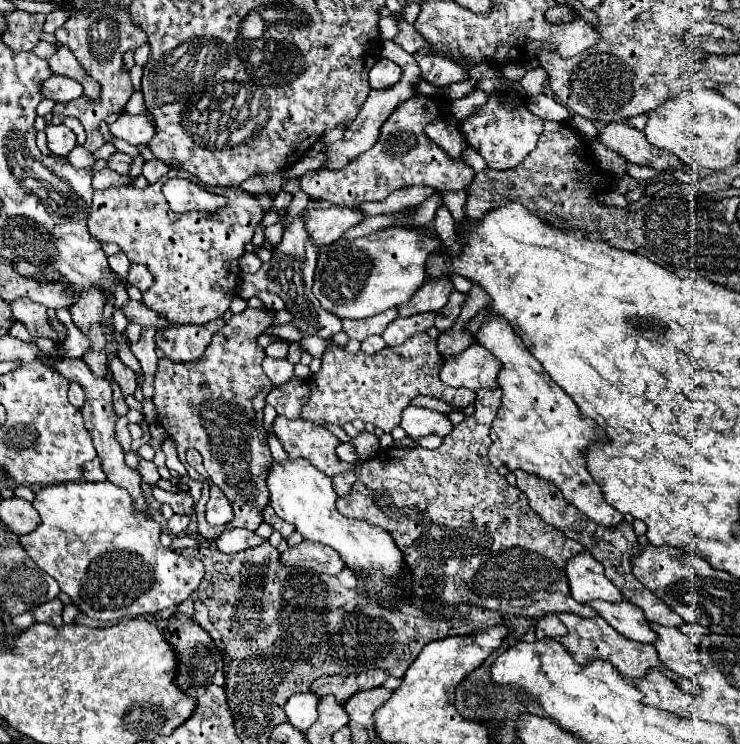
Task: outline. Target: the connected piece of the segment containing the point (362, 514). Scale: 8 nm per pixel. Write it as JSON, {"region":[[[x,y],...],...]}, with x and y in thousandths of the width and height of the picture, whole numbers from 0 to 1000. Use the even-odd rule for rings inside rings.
{"region":[[[654,523],[645,526],[641,558],[632,560],[632,563],[627,563],[622,571],[614,571],[614,574],[611,574],[611,582],[605,582],[605,585],[600,587],[597,598],[595,598],[592,603],[586,603],[586,606],[578,606],[578,603],[573,603],[573,601],[559,601],[559,603],[530,601],[530,603],[514,606],[511,612],[505,612],[500,620],[492,620],[492,622],[465,622],[462,617],[457,617],[457,612],[451,609],[451,603],[457,601],[457,587],[454,587],[451,582],[446,582],[446,579],[443,579],[441,574],[435,574],[435,571],[427,571],[427,569],[419,569],[419,566],[411,566],[411,563],[397,563],[397,566],[395,566],[395,563],[386,563],[386,560],[378,560],[378,558],[376,558],[373,566],[370,566],[370,579],[373,579],[378,595],[384,598],[384,603],[386,603],[386,609],[389,609],[392,617],[408,614],[408,617],[419,620],[430,633],[435,633],[435,636],[441,636],[441,638],[457,638],[457,636],[468,636],[468,633],[478,630],[478,636],[481,636],[481,649],[476,652],[473,665],[468,665],[465,671],[457,671],[457,679],[454,679],[457,687],[459,687],[462,692],[468,692],[468,695],[495,698],[495,700],[500,700],[500,703],[505,703],[505,706],[522,711],[522,714],[532,722],[535,733],[543,738],[543,743],[546,743],[546,749],[549,749],[549,757],[559,765],[559,778],[568,778],[568,776],[576,773],[576,770],[600,773],[600,776],[603,776],[603,784],[600,784],[600,789],[595,792],[595,794],[597,794],[597,797],[595,797],[597,810],[605,810],[605,813],[649,813],[649,816],[670,819],[670,821],[676,821],[676,824],[708,827],[708,829],[722,829],[722,832],[732,829],[735,824],[757,824],[757,821],[778,824],[778,827],[784,827],[784,829],[803,829],[803,827],[805,827],[803,819],[797,819],[795,813],[786,813],[786,810],[781,810],[781,808],[776,808],[776,805],[770,802],[768,778],[765,778],[765,767],[762,767],[765,754],[768,754],[770,749],[781,746],[781,743],[786,741],[786,733],[784,733],[781,727],[765,724],[757,714],[751,714],[749,708],[738,706],[738,703],[727,695],[727,690],[722,690],[722,687],[716,684],[711,663],[703,660],[700,655],[686,652],[684,641],[676,638],[673,630],[670,630],[668,625],[662,625],[662,617],[659,617],[662,587],[659,587],[659,582],[662,582],[662,569],[668,566],[670,555],[673,555],[676,536],[678,536],[678,528],[676,528],[673,523],[670,523],[670,526],[654,526]]]}

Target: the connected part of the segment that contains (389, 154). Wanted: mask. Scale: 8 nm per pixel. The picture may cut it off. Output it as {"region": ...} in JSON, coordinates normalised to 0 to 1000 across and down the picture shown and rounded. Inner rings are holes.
{"region":[[[562,128],[551,136],[543,136],[543,141],[538,141],[516,168],[514,187],[500,203],[489,206],[481,216],[457,230],[416,230],[405,241],[405,254],[424,267],[446,270],[454,278],[478,278],[489,270],[516,270],[530,257],[557,249],[581,249],[589,257],[632,254],[643,235],[641,227],[632,224],[632,219],[624,211],[608,211],[573,176],[578,165],[595,157],[595,130]]]}

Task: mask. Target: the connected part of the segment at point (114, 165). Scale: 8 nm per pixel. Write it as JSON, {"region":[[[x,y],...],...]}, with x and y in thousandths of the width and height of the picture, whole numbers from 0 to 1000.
{"region":[[[157,203],[149,214],[146,214],[146,227],[162,233],[162,235],[170,235],[173,227],[176,227],[176,219],[178,219],[178,211],[173,211],[170,206],[165,203]]]}

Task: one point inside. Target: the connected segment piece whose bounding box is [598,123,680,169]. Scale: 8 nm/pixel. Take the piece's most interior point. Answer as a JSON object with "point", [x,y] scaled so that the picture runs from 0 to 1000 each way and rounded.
{"point":[850,191]}

